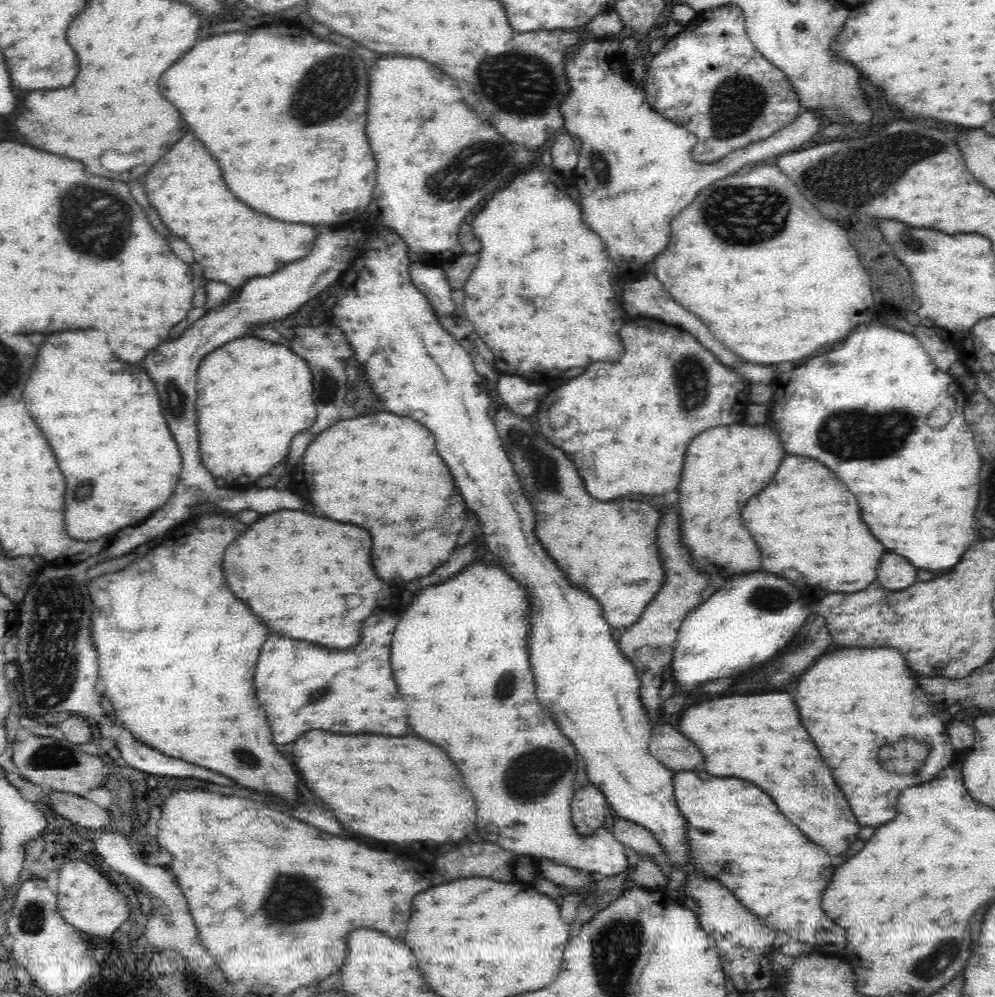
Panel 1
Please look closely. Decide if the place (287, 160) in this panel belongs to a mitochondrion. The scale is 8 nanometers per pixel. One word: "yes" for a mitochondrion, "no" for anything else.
no

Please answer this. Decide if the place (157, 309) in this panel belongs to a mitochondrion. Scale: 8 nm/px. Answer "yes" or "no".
no

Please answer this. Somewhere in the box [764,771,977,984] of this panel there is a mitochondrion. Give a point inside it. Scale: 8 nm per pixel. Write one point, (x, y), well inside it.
(947, 951)

